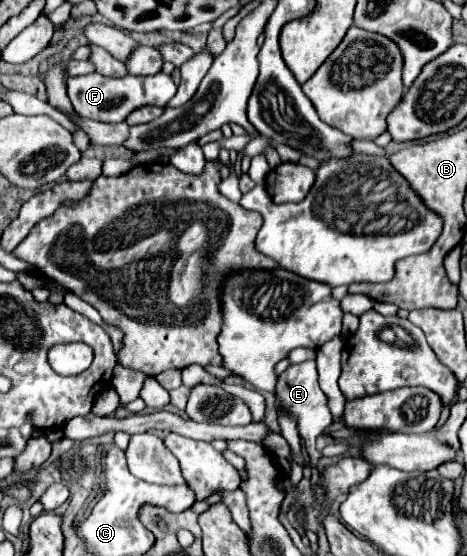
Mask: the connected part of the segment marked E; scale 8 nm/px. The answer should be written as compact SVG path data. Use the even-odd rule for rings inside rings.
M306 360L302 364L288 366L286 372L278 376L278 384L276 384L274 396L276 396L276 402L278 402L278 410L296 420L298 432L304 438L304 446L306 446L306 452L308 452L308 458L310 458L312 464L316 464L323 456L334 456L335 453L341 452L343 447L347 449L347 445L343 444L329 445L320 452L314 448L314 440L322 434L322 430L326 426L332 424L332 414L330 414L330 408L328 408L328 398L320 390L318 372L316 372L316 362L314 360Z

